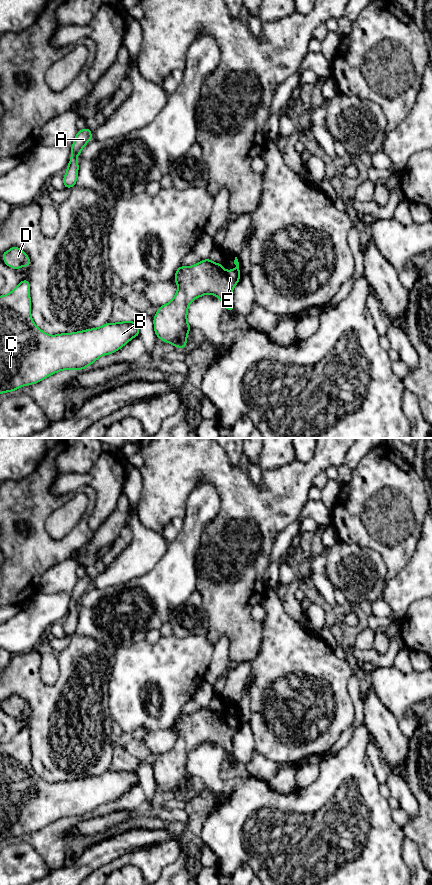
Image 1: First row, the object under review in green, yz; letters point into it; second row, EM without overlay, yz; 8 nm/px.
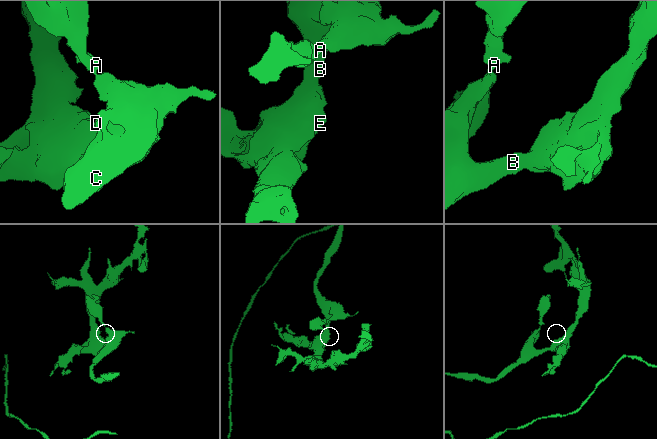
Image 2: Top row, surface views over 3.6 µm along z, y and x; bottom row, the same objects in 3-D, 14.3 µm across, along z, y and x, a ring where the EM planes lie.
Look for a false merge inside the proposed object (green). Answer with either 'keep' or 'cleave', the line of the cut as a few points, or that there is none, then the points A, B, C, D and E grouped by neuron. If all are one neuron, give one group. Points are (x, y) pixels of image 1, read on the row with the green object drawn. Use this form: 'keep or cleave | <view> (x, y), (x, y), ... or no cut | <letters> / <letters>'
keep | no cut | A B C D E

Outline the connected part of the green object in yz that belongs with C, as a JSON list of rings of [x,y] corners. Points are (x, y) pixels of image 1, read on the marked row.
[[[21,281],[9,294],[0,296],[0,394],[12,392],[20,387],[36,384],[48,376],[62,370],[83,370],[99,357],[115,353],[132,338],[139,336],[136,321],[106,323],[93,329],[74,333],[48,335],[38,328],[31,318],[30,282]]]

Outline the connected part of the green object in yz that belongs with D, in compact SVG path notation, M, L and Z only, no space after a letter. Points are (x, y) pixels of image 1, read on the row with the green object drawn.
M17 246L3 252L2 258L7 266L15 270L18 270L22 266L29 267L31 265L28 255Z

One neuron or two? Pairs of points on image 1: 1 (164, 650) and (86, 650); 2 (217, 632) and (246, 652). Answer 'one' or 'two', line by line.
1: two
2: one

